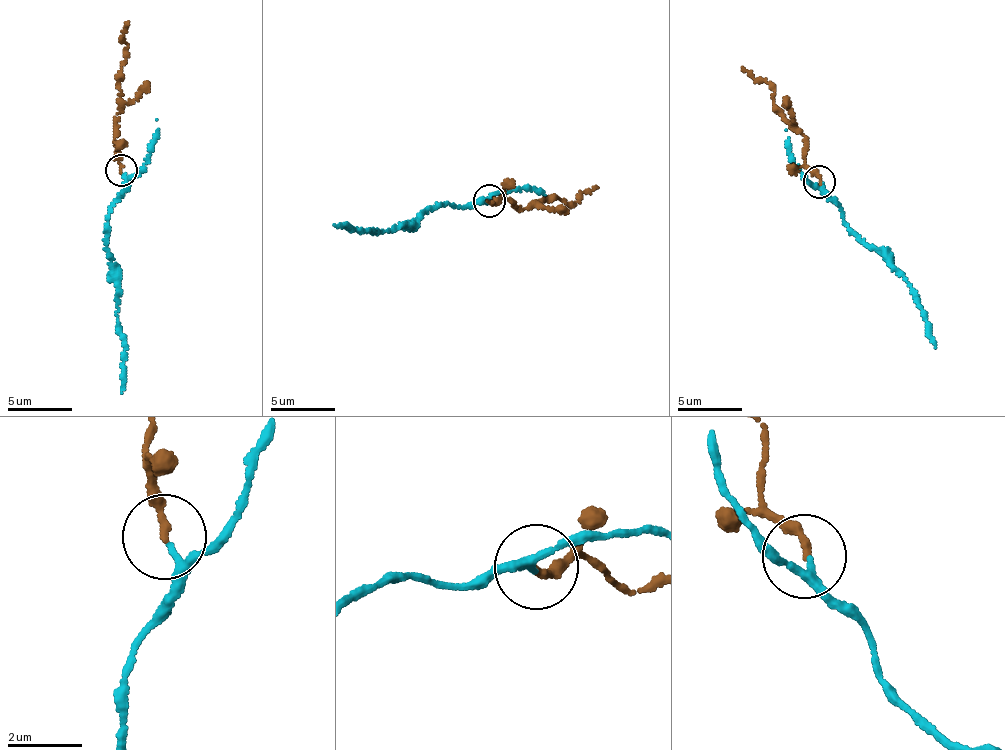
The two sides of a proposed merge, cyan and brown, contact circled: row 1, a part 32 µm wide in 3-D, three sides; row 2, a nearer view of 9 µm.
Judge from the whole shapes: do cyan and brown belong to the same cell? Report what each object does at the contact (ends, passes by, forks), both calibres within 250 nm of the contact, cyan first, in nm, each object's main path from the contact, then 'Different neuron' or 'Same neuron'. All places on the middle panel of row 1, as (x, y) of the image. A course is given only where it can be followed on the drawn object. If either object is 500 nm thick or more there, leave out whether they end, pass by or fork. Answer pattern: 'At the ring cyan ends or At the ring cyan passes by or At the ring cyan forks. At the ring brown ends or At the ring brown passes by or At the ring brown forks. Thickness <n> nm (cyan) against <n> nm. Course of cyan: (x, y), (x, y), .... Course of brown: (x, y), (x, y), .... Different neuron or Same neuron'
At the ring cyan passes by. At the ring brown ends. Thickness 130 nm (cyan) against 180 nm. Course of cyan: (487, 201), (484, 199), (464, 206), (440, 203), (384, 231), (334, 224). Course of brown: (488, 202), (503, 196), (519, 208), (557, 197), (569, 206), (597, 187). Same neuron

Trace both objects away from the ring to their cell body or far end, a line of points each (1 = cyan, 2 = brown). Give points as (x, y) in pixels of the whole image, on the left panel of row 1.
1: (121, 173), (125, 182), (108, 226), (106, 245), (118, 285), (115, 312), (124, 349), (121, 393)
2: (121, 170), (115, 143), (115, 117), (126, 57), (128, 22)

